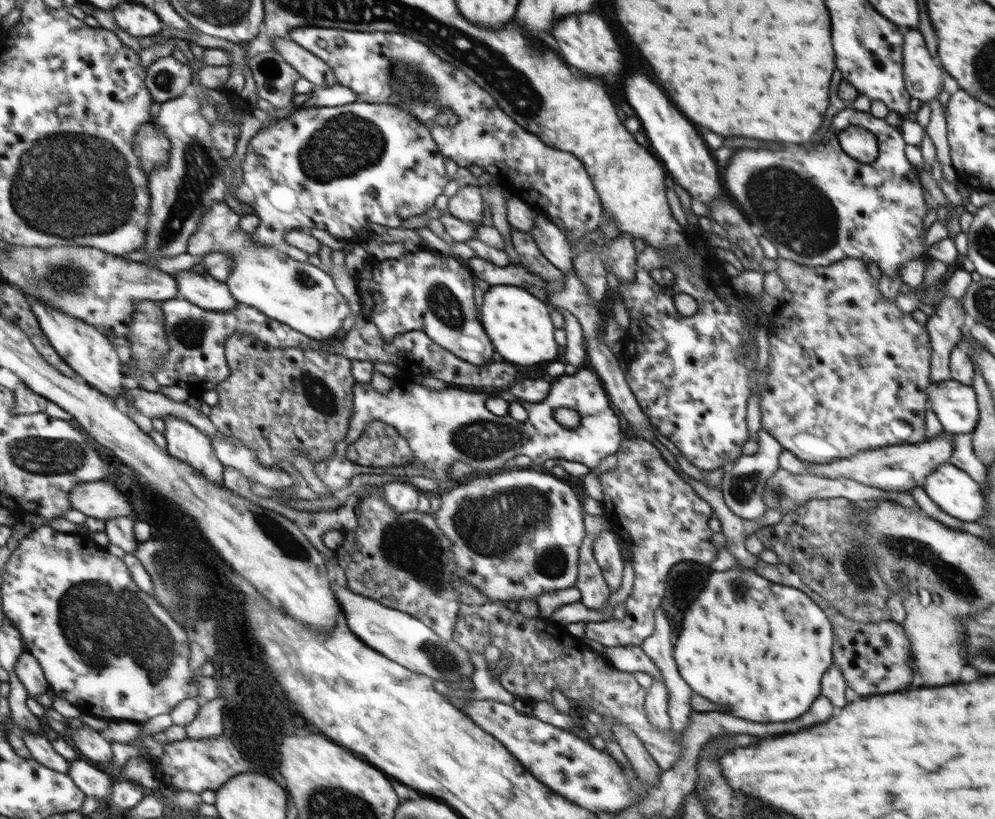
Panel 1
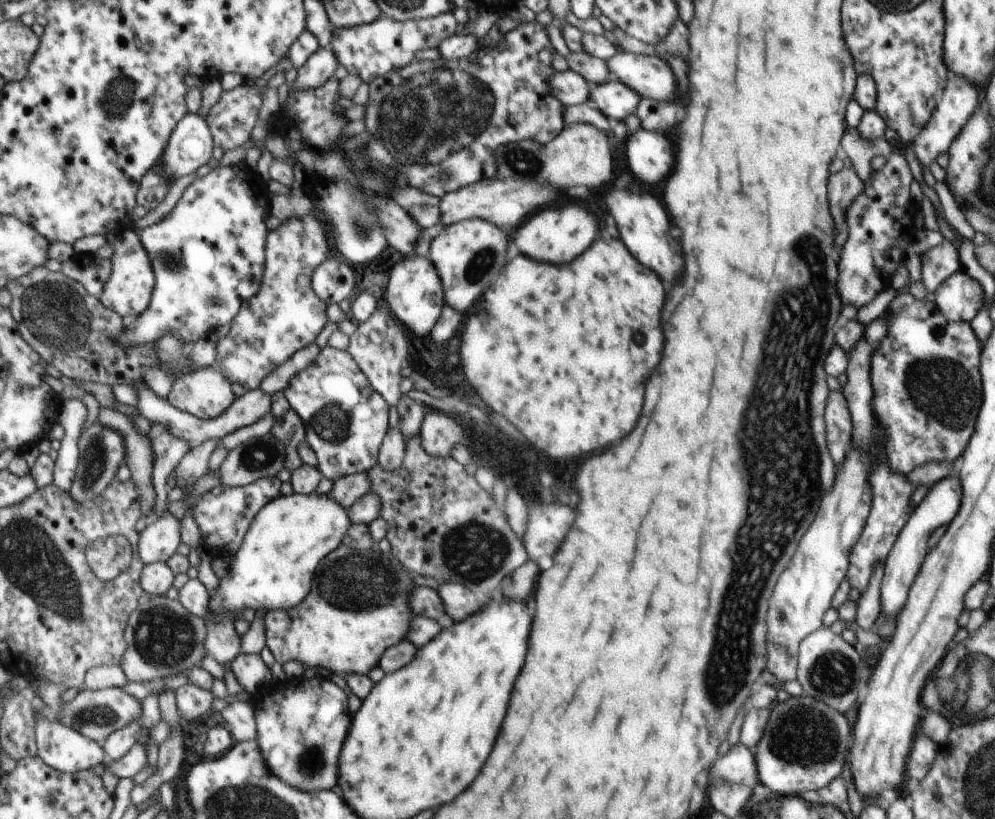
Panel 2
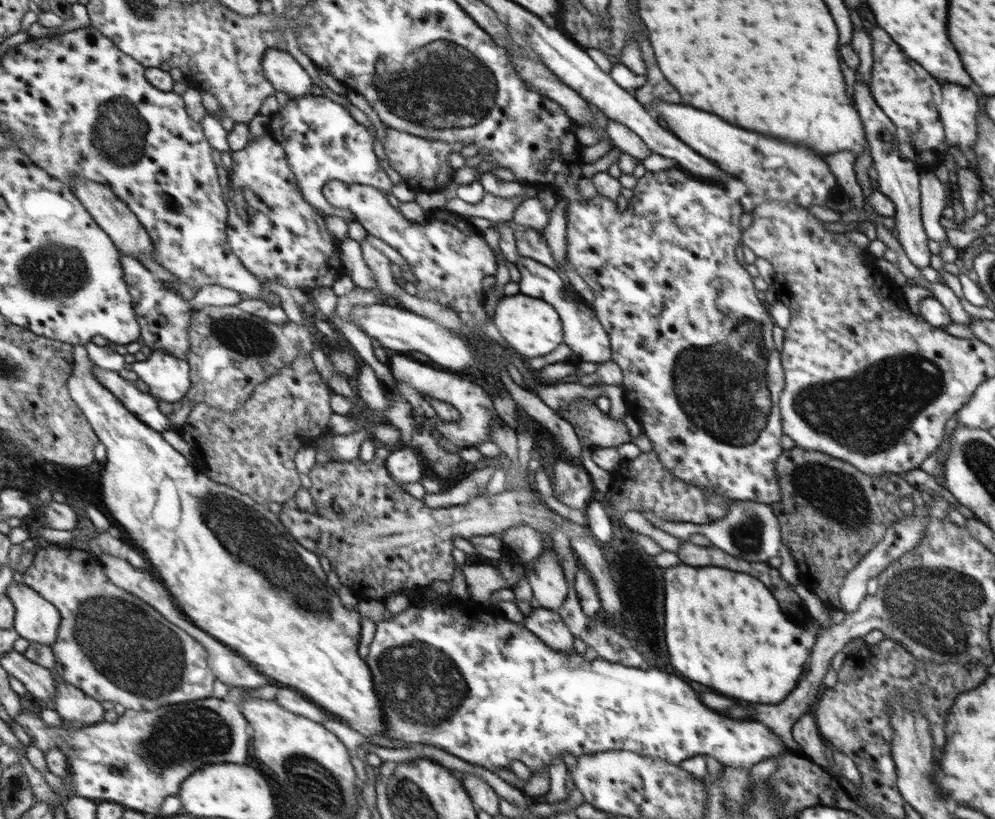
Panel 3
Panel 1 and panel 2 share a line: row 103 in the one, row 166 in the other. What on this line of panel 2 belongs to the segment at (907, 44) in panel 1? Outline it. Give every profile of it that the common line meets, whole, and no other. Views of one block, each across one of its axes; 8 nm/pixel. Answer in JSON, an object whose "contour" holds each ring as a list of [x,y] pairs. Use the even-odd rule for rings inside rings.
{"contour":[[[946,66],[946,72],[948,72],[948,78],[946,78],[946,88],[942,92],[942,98],[940,98],[940,102],[938,102],[936,110],[932,113],[928,124],[911,144],[921,167],[929,167],[940,154],[948,152],[951,145],[954,144],[955,138],[966,128],[967,122],[974,116],[976,104],[978,104],[976,90],[974,90],[972,82],[968,82],[968,78],[960,78],[960,76],[952,74],[950,66]]]}

